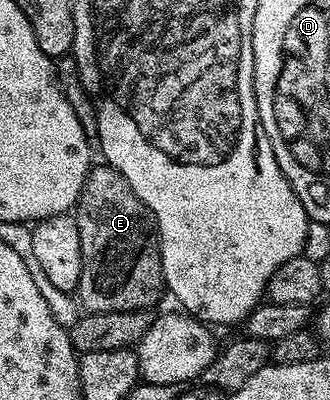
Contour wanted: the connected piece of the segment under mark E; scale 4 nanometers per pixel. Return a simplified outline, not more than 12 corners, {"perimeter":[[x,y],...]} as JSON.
{"perimeter":[[111,165],[86,176],[77,300],[150,311],[166,289],[158,222]]}

